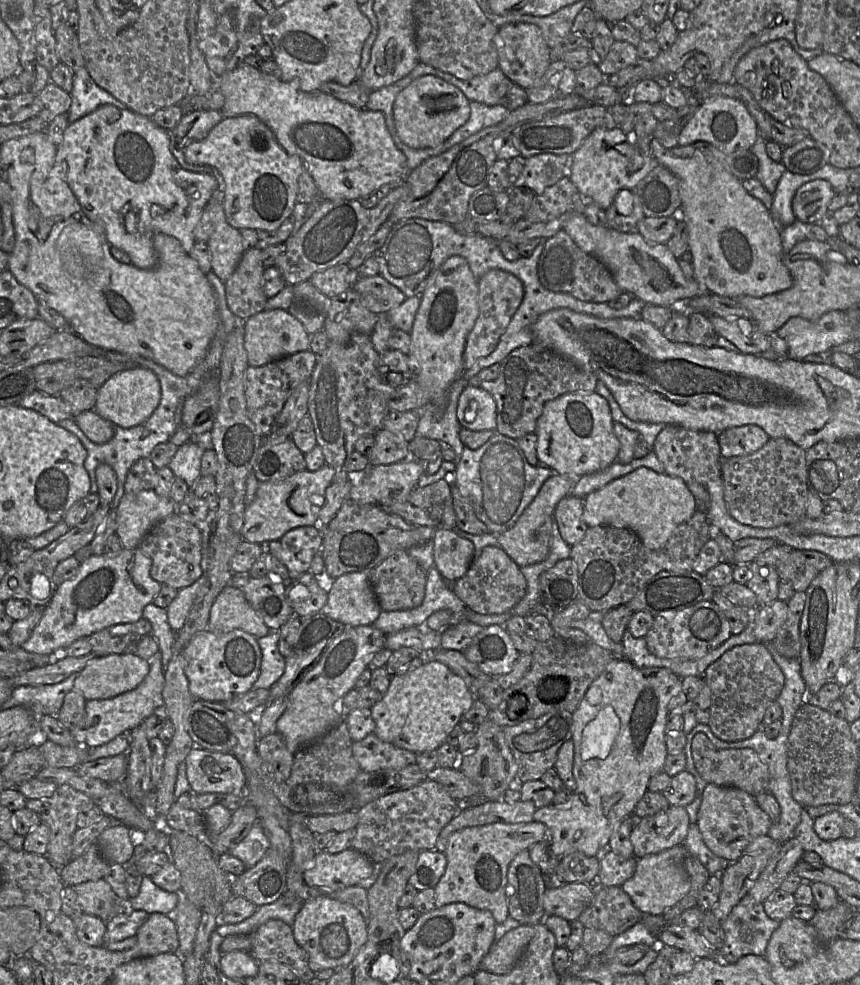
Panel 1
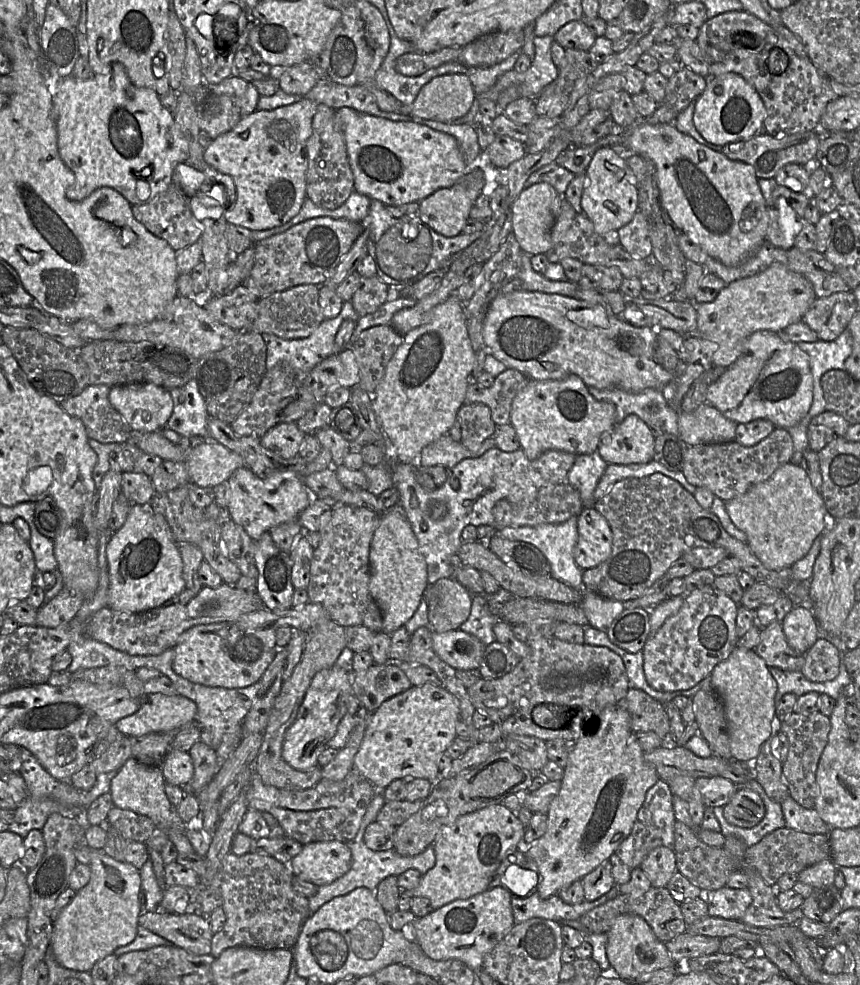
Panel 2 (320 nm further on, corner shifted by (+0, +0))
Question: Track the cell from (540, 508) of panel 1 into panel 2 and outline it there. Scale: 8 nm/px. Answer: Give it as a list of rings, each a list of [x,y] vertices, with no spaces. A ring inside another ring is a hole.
[[[628,415],[608,437],[599,442],[597,451],[607,464],[645,464],[653,460],[655,437],[649,426],[637,415]]]

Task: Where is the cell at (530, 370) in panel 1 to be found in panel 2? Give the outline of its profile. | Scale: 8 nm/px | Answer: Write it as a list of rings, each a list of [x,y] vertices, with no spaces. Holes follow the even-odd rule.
[[[507,368],[495,377],[493,385],[489,388],[484,388],[477,382],[471,381],[467,388],[464,404],[483,403],[489,407],[496,426],[510,424],[513,400],[530,380],[520,371]]]

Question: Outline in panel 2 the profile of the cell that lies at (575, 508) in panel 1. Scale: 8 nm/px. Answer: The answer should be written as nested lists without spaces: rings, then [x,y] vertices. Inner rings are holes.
[[[584,508],[578,516],[577,527],[576,564],[586,570],[606,561],[612,551],[613,534],[605,517],[595,508]]]

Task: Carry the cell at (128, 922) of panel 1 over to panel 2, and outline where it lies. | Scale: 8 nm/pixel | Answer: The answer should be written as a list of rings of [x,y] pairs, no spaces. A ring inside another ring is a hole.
[[[161,910],[139,916],[138,924],[194,955],[211,953],[213,933],[208,918],[194,911],[171,914]]]

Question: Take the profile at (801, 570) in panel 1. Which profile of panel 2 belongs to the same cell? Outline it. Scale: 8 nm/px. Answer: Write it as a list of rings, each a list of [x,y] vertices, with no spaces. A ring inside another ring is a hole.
[[[663,474],[623,479],[597,500],[594,508],[607,520],[613,534],[613,544],[606,561],[583,570],[584,591],[621,602],[632,601],[663,577],[671,565],[687,551],[698,547],[724,548],[729,556],[739,560],[741,571],[783,595],[797,581],[793,578],[791,567],[782,570],[766,568],[753,554],[747,542],[740,542],[729,535],[716,515],[702,508],[679,482]]]

